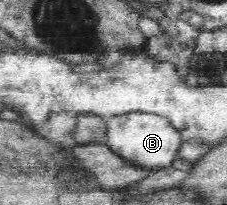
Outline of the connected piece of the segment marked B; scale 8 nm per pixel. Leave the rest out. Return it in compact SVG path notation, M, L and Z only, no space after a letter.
M139 111L119 113L119 115L108 117L106 124L107 138L104 143L121 157L143 167L171 166L173 161L178 158L181 146L185 141L170 119L154 113Z

